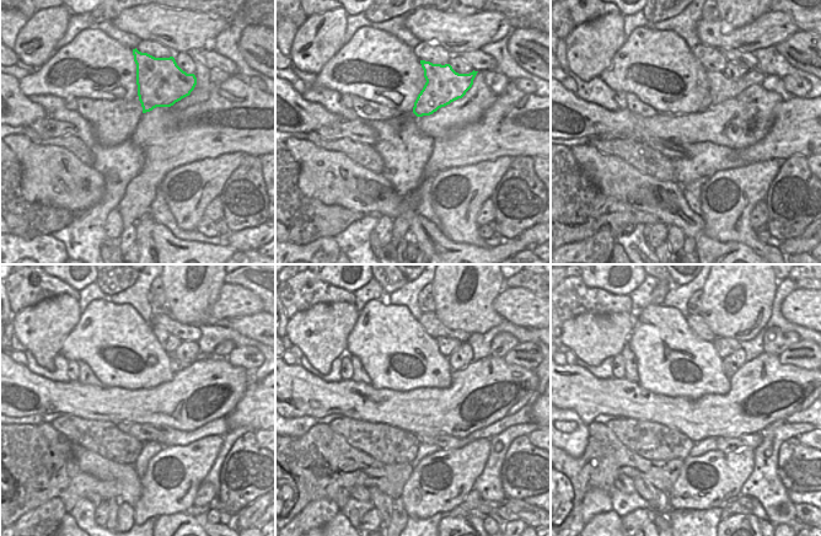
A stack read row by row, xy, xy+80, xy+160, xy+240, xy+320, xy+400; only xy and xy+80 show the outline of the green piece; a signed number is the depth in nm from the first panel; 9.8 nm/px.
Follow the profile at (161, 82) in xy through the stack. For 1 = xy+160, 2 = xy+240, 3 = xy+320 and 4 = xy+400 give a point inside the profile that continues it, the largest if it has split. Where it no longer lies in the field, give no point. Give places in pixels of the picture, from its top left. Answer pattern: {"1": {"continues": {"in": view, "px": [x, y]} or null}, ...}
{"1": {"continues": {"in": "xy+160", "px": [720, 87]}}, "2": {"continues": {"in": "xy+240", "px": [226, 347]}}, "3": {"continues": {"in": "xy+320", "px": [502, 343]}}, "4": {"continues": {"in": "xy+400", "px": [776, 341]}}}

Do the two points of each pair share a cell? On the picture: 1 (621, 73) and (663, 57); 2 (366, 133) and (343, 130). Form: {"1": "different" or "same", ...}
{"1": "same", "2": "same"}

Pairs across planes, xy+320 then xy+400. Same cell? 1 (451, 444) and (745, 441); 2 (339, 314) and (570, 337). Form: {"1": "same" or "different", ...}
{"1": "same", "2": "same"}

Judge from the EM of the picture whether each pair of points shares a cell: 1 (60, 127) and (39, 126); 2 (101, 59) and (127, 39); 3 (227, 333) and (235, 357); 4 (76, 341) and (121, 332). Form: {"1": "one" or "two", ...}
{"1": "one", "2": "two", "3": "two", "4": "one"}

